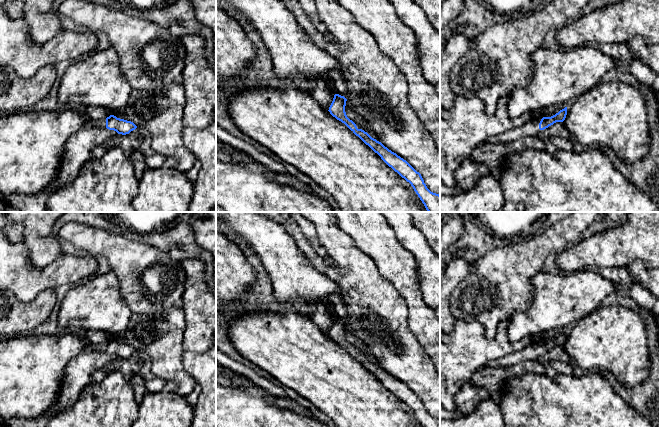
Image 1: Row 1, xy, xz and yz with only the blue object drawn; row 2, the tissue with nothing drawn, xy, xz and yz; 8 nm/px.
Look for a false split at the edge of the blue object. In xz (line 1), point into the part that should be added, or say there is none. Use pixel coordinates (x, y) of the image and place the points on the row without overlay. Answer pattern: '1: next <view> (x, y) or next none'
1: next none

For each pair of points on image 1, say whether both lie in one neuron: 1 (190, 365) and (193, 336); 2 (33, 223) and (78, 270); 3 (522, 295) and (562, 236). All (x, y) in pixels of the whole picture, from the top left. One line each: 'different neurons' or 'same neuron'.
1: different neurons
2: different neurons
3: same neuron

